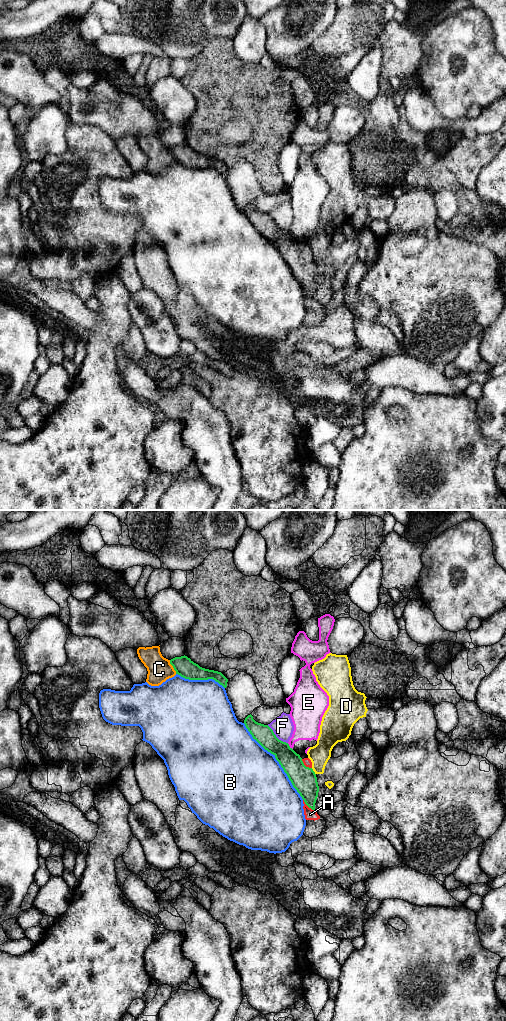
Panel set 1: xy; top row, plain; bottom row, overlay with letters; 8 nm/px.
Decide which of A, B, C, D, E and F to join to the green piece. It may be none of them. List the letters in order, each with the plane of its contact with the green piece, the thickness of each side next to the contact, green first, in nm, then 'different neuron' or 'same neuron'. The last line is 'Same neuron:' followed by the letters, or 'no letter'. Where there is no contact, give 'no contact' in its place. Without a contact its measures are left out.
A: meets green in xy; 200 nm thick on the green side, 90 nm on the other; different neuron
B: meets green in xy; 190 nm thick on the green side, 500 nm on the other; different neuron
C: meets green in xy; 150 nm thick on the green side, 190 nm on the other; different neuron
D: meets green in xy; 200 nm thick on the green side, 160 nm on the other; different neuron
E: meets green in xy; 170 nm thick on the green side, 220 nm on the other; different neuron
F: meets green in xy; 170 nm thick on the green side, 170 nm on the other; different neuron
Same neuron: no letter

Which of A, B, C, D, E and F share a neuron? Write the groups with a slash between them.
A E / B / C / D / F

